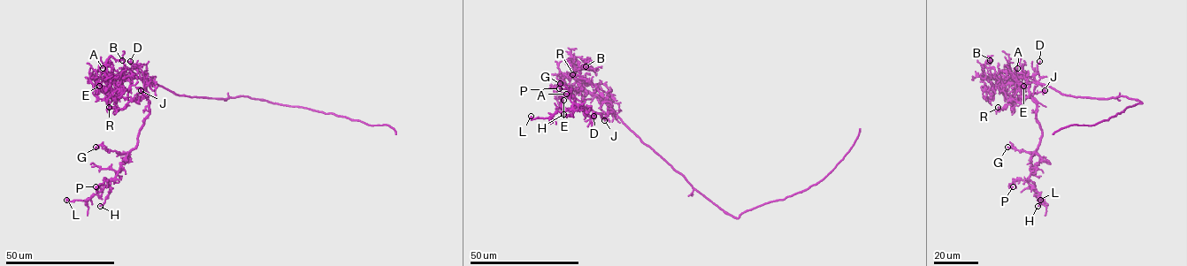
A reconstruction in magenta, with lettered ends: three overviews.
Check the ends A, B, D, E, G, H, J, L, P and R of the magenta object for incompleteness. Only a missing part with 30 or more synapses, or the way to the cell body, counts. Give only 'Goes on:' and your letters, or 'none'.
Goes on: none

